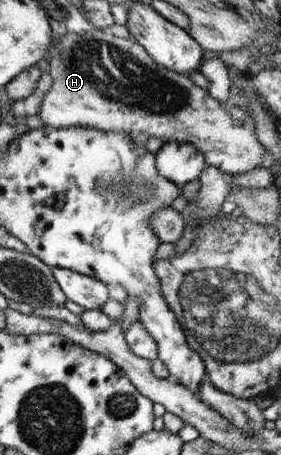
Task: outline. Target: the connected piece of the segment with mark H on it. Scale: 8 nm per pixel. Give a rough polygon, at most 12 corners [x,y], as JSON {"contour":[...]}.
{"contour":[[107,30],[56,35],[38,118],[188,143],[243,174],[243,109]]}

